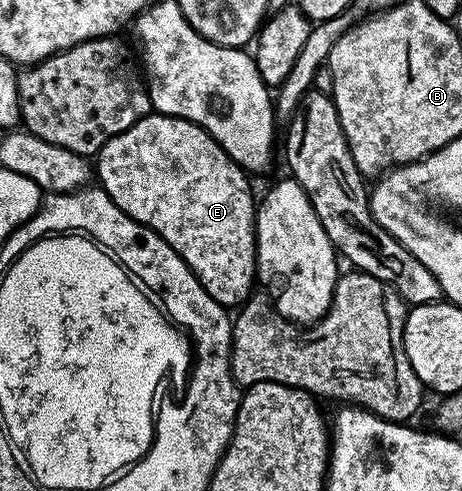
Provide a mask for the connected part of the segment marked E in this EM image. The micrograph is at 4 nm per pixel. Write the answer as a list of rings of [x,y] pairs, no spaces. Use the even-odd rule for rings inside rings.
[[[150,114],[144,116],[142,120],[136,120],[131,127],[123,130],[123,134],[115,134],[115,138],[111,138],[99,149],[95,157],[95,176],[96,179],[97,176],[101,179],[98,180],[99,187],[109,195],[111,202],[115,202],[115,206],[119,206],[119,210],[123,210],[123,214],[127,214],[135,222],[147,226],[155,234],[162,236],[179,253],[186,266],[199,278],[203,290],[207,290],[207,294],[211,294],[211,298],[215,298],[217,304],[240,306],[254,295],[253,284],[255,288],[257,280],[257,229],[255,227],[255,196],[253,200],[253,192],[249,189],[248,178],[250,179],[250,177],[247,175],[246,169],[235,163],[217,145],[215,138],[211,138],[209,133],[203,131],[198,124],[193,124],[190,120],[184,120],[178,116],[162,116],[160,114]]]

